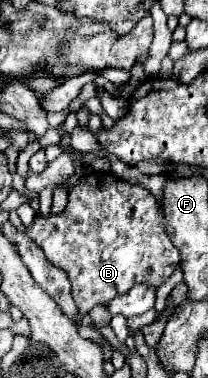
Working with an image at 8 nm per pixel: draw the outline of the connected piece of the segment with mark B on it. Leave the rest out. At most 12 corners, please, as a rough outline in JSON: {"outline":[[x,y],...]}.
{"outline":[[91,171],[27,235],[79,313],[181,261],[157,197]]}

